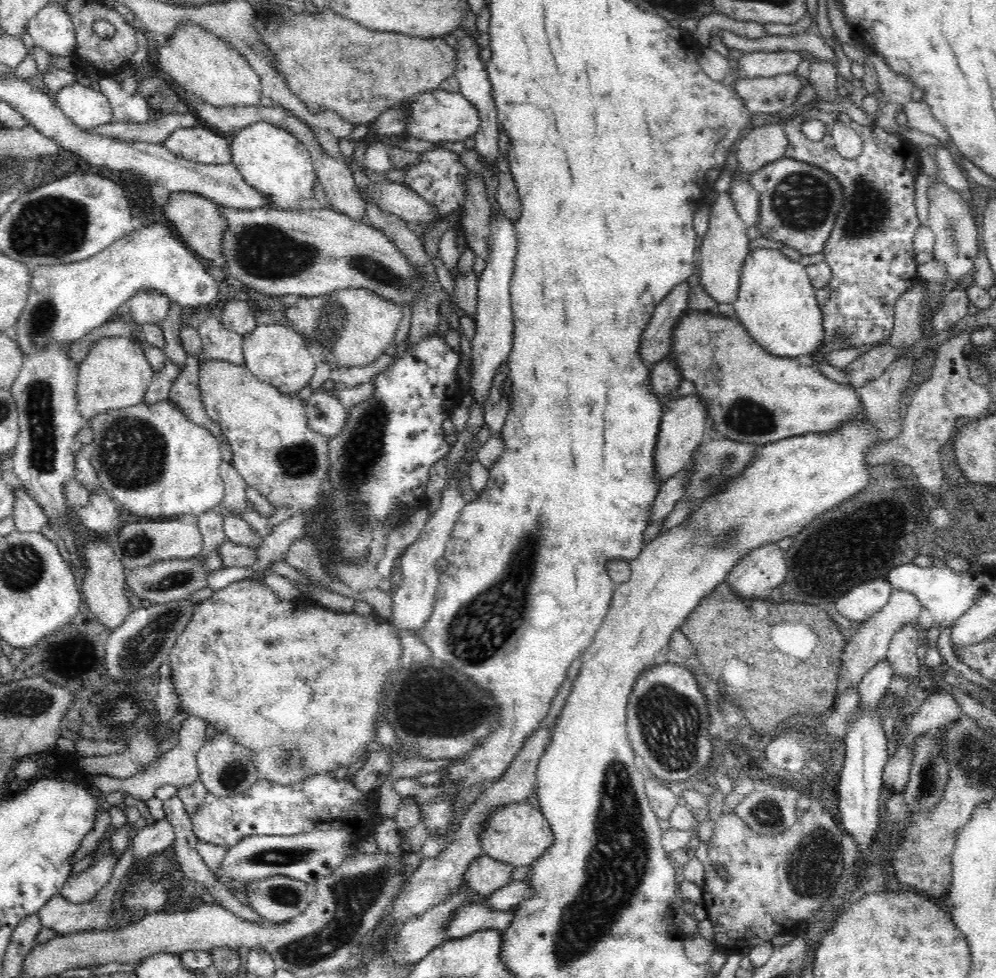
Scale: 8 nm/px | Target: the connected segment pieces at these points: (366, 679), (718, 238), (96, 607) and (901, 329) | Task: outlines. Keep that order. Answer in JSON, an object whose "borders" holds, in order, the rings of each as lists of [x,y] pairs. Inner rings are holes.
{"borders":[[[[242,579],[214,591],[210,598],[199,602],[194,608],[184,632],[176,639],[167,662],[171,668],[173,687],[178,695],[181,710],[188,712],[192,717],[202,717],[202,720],[205,720],[210,726],[214,726],[217,732],[227,732],[234,742],[251,748],[251,752],[253,752],[251,761],[256,767],[259,779],[269,780],[282,786],[298,784],[316,774],[326,774],[326,772],[334,774],[342,766],[354,769],[364,764],[368,756],[380,748],[380,743],[376,742],[376,730],[378,730],[383,716],[378,708],[380,708],[380,700],[384,694],[384,684],[386,684],[390,672],[400,668],[400,656],[403,652],[401,639],[390,620],[381,619],[375,613],[370,615],[357,615],[354,612],[340,614],[340,611],[333,612],[311,599],[284,601],[263,580]]],[[[730,191],[715,195],[711,205],[708,232],[701,240],[700,283],[704,291],[708,291],[710,297],[714,298],[718,304],[733,304],[738,298],[740,273],[746,255],[752,251],[748,245],[750,240],[746,235],[747,228],[748,226],[736,211]]],[[[98,537],[87,543],[81,555],[83,554],[85,556],[84,559],[87,560],[87,573],[81,590],[86,596],[86,602],[88,602],[90,610],[92,610],[92,614],[96,616],[105,628],[114,631],[131,613],[130,604],[132,601],[128,598],[128,591],[126,591],[124,565],[106,538]]],[[[917,282],[900,295],[895,304],[893,329],[890,338],[888,338],[890,345],[907,349],[923,338],[918,317],[920,315],[920,302],[922,302],[924,294],[926,294],[926,289]]]]}

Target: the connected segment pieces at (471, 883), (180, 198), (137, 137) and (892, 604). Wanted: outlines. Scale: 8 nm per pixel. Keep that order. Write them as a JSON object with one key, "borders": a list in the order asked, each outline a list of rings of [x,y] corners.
{"borders":[[[[483,854],[466,870],[463,881],[468,889],[479,895],[489,896],[513,882],[513,870],[511,865]]],[[[188,191],[173,192],[170,194],[167,204],[163,206],[165,217],[171,222],[170,227],[176,231],[176,235],[186,243],[197,257],[205,263],[209,263],[222,256],[222,238],[228,228],[228,221],[222,214],[223,206],[202,195]]],[[[164,114],[154,115],[145,123],[110,123],[88,131],[100,135],[114,137],[129,143],[148,142],[164,144],[176,128],[188,128],[201,126],[197,114]]],[[[892,588],[892,594],[888,598],[888,602],[882,606],[880,612],[876,612],[874,616],[868,618],[862,622],[862,626],[858,628],[858,631],[850,640],[846,652],[844,652],[844,658],[842,658],[842,664],[846,666],[846,676],[844,676],[844,682],[838,682],[836,697],[839,698],[844,695],[844,692],[848,687],[858,686],[859,682],[864,678],[864,675],[879,661],[885,658],[889,652],[889,645],[894,636],[894,633],[906,623],[914,623],[919,618],[921,611],[920,601],[917,596],[914,596],[907,590],[898,590]]]]}

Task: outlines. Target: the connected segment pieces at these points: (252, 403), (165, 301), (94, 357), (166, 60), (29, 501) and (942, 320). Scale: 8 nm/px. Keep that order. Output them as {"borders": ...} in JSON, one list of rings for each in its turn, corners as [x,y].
{"borders":[[[[224,360],[200,362],[200,393],[204,400],[206,415],[210,417],[228,439],[233,452],[233,465],[244,477],[247,486],[253,486],[266,497],[276,509],[290,507],[294,513],[313,513],[318,504],[324,502],[324,484],[328,482],[329,438],[312,432],[306,419],[307,402],[296,394],[287,396],[273,385],[254,377],[244,365],[228,363]]],[[[140,290],[126,305],[130,310],[132,320],[139,325],[161,323],[170,310],[170,298],[156,290]]],[[[124,336],[98,339],[92,348],[88,348],[86,358],[79,366],[77,410],[86,422],[109,411],[141,404],[155,376],[141,345],[135,338]]],[[[181,23],[174,37],[159,50],[159,64],[189,94],[215,107],[249,107],[260,105],[263,96],[258,73],[225,40],[214,37],[196,23]]],[[[16,486],[14,495],[17,499],[12,517],[15,522],[15,530],[40,533],[40,530],[47,524],[44,509],[32,499],[32,496],[23,487]]],[[[956,283],[953,289],[948,291],[937,312],[931,316],[929,330],[939,333],[953,329],[958,321],[968,315],[969,304],[967,287],[963,283]]]]}

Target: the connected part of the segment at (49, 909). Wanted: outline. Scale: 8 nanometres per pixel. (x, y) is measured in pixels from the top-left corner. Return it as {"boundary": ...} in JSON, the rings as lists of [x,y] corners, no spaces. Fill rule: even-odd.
{"boundary":[[[132,836],[129,838],[128,849],[125,850],[123,856],[118,860],[108,884],[106,884],[92,900],[72,903],[66,900],[66,898],[63,898],[61,894],[54,896],[44,904],[43,908],[37,913],[38,917],[40,917],[40,921],[42,921],[42,927],[54,930],[60,935],[69,935],[70,933],[78,933],[81,931],[108,931],[112,929],[112,924],[116,922],[117,916],[117,913],[114,912],[114,900],[117,900],[119,897],[119,889],[124,884],[125,873],[134,866],[136,861],[132,843],[130,842],[133,842]],[[120,880],[122,880],[122,882]]]}

